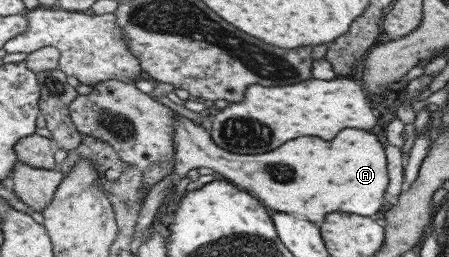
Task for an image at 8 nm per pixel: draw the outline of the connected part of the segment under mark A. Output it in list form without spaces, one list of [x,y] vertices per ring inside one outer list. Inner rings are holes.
[[[175,113],[175,134],[173,135],[174,145],[174,166],[173,171],[166,177],[158,181],[154,188],[150,189],[138,210],[136,226],[132,239],[140,238],[142,230],[153,220],[154,212],[165,200],[171,186],[175,185],[180,178],[186,176],[188,170],[192,168],[210,168],[216,177],[224,178],[237,188],[249,193],[256,198],[268,211],[284,212],[284,214],[298,214],[298,217],[317,225],[324,220],[326,214],[330,212],[352,212],[364,217],[373,217],[384,204],[383,196],[387,189],[388,176],[385,160],[385,149],[380,146],[374,134],[368,134],[364,130],[342,130],[336,134],[334,140],[324,142],[320,138],[296,138],[290,142],[284,142],[284,146],[278,146],[276,150],[270,150],[266,154],[241,155],[228,152],[211,142],[208,129],[204,126],[197,126],[190,120]],[[278,170],[288,172],[290,176],[284,180],[276,180],[274,172],[280,174]]]

